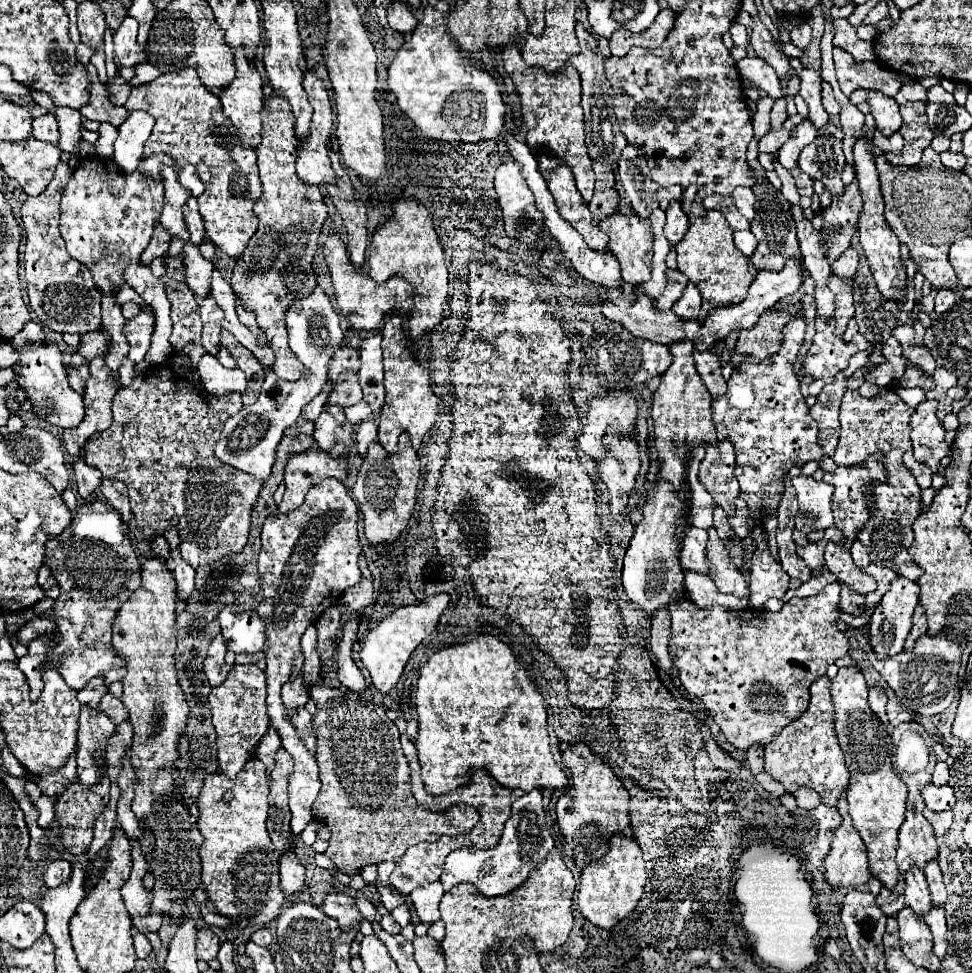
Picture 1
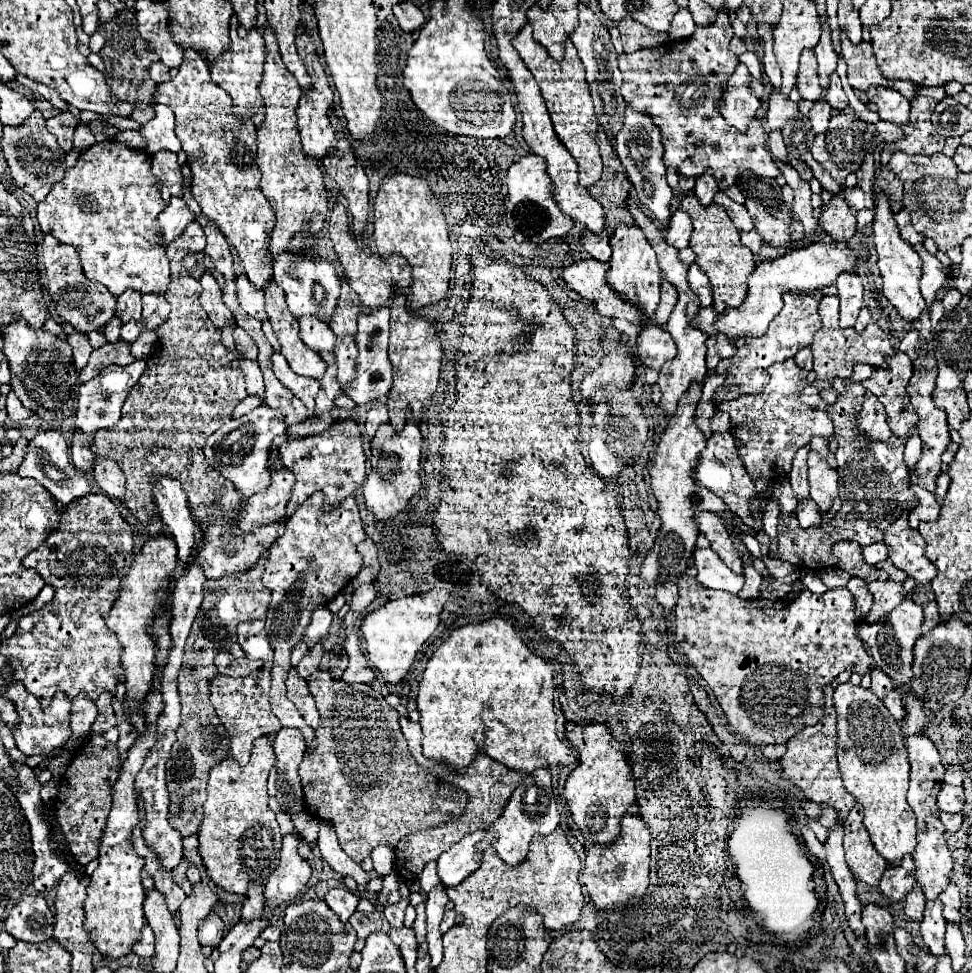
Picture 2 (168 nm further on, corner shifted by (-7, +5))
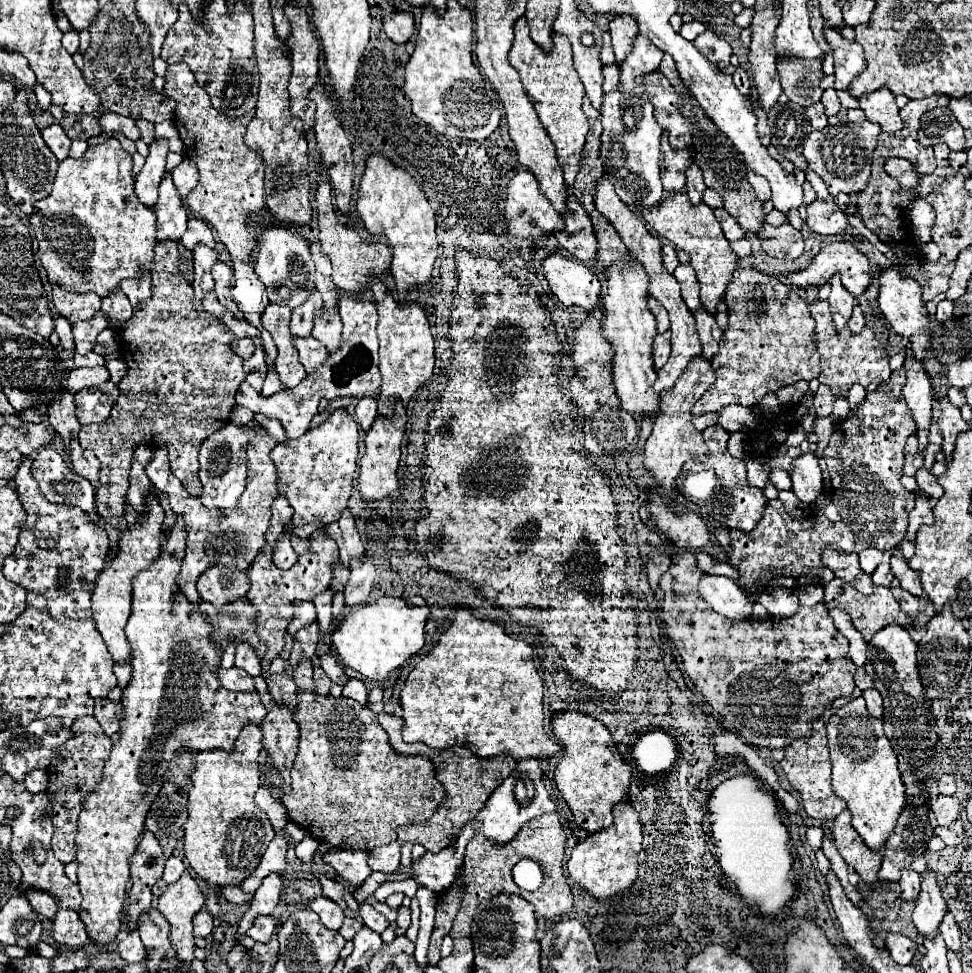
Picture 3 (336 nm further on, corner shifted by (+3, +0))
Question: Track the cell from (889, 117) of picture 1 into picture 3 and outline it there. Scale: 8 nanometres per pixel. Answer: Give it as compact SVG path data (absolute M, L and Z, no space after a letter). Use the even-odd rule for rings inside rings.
M881 87L869 95L863 95L859 99L859 107L865 111L867 119L873 123L879 123L883 131L897 133L903 129L903 121L899 117L895 95L887 87Z

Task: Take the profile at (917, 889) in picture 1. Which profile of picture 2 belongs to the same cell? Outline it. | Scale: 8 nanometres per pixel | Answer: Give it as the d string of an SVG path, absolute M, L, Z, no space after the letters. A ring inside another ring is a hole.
M927 900L925 902L925 918L921 922L921 936L931 954L945 954L945 918L941 916L943 904L941 900Z

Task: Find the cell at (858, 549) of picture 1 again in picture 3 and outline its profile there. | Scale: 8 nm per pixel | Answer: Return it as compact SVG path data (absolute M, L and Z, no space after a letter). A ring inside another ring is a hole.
M865 549L863 553L859 553L859 561L861 561L861 569L867 571L869 575L877 569L877 565L881 563L883 553L879 549Z

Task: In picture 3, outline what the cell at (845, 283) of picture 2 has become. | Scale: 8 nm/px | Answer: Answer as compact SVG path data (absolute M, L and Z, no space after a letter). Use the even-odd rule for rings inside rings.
M839 273L831 277L831 293L829 293L829 305L831 305L831 315L835 321L837 329L843 329L851 317L851 309L855 307L855 297L841 285Z

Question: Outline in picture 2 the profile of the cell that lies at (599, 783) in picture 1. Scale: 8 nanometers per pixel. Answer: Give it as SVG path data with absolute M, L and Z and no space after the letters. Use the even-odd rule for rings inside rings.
M565 724L565 736L575 748L575 764L578 764L579 759L579 766L569 774L563 790L571 808L571 818L589 844L615 842L615 838L621 834L621 818L635 804L635 778L631 774L631 764L627 762L625 748L621 748L611 732L607 732L605 724Z

